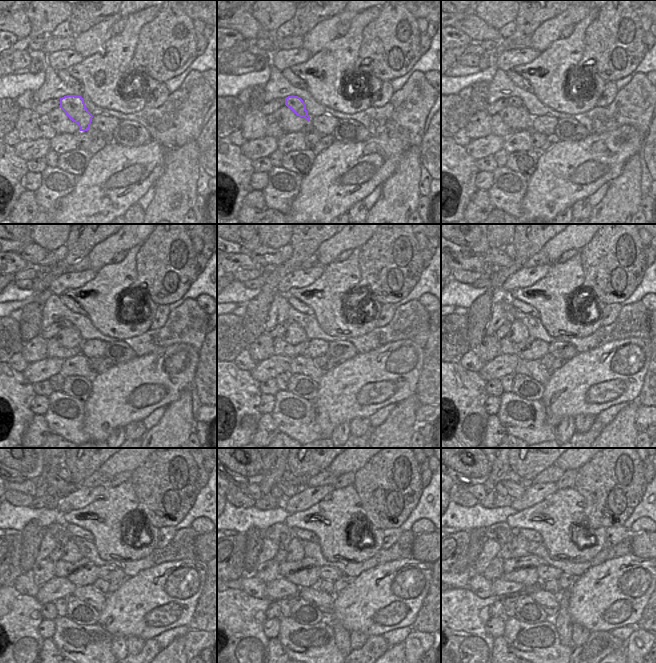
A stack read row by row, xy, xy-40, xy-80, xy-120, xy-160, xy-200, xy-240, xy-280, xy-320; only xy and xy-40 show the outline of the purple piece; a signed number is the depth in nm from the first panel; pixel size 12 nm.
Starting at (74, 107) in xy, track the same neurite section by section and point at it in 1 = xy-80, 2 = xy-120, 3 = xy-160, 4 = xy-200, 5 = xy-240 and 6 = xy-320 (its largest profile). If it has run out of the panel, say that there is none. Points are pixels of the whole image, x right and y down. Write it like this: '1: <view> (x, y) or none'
1: xy-80 (513, 101)
2: xy-120 (65, 323)
3: xy-160 (289, 321)
4: xy-200 (507, 303)
5: xy-240 (57, 530)
6: xy-320 (501, 532)

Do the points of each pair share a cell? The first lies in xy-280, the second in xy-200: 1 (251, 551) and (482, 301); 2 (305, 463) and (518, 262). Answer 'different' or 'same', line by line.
1: same
2: same

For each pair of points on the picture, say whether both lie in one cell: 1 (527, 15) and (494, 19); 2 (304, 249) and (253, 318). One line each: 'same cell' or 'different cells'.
1: different cells
2: same cell

